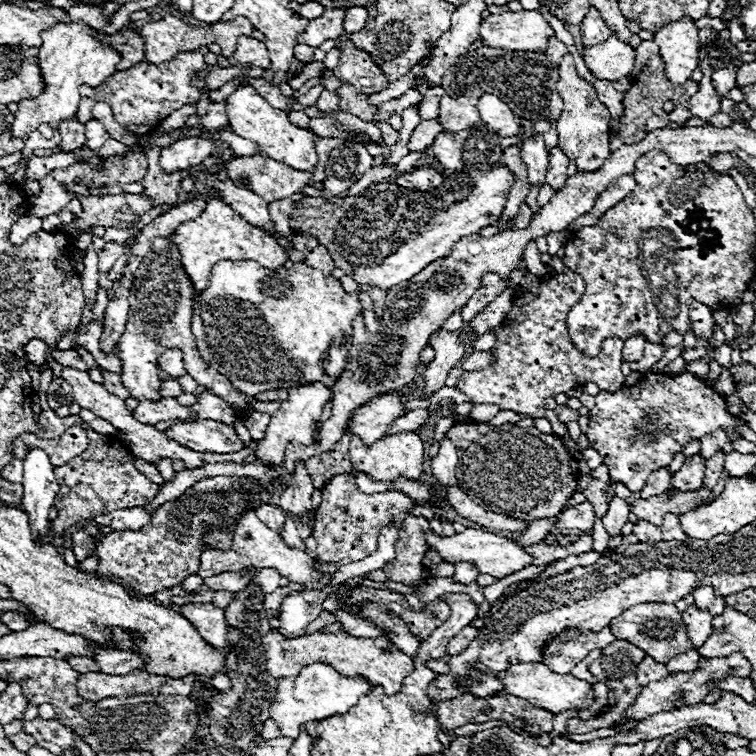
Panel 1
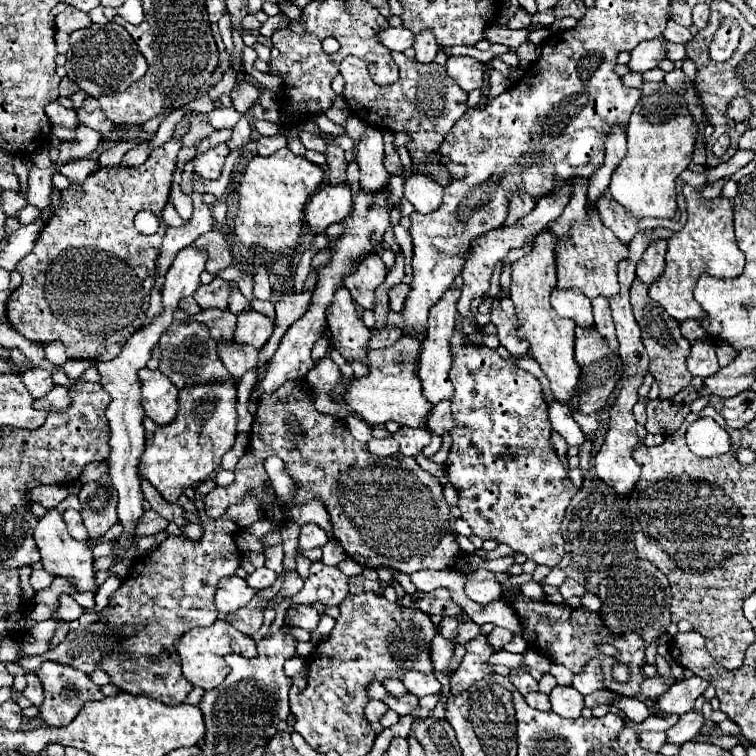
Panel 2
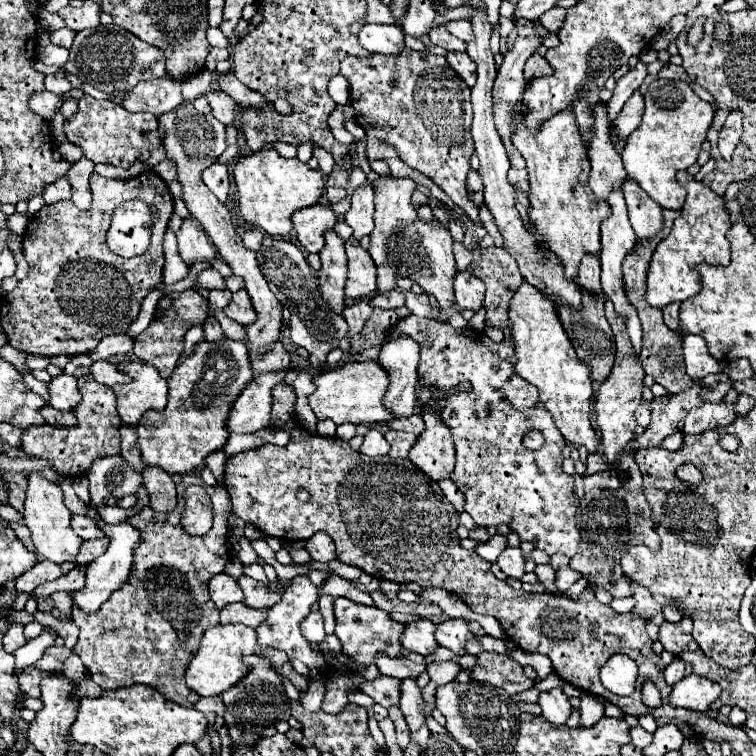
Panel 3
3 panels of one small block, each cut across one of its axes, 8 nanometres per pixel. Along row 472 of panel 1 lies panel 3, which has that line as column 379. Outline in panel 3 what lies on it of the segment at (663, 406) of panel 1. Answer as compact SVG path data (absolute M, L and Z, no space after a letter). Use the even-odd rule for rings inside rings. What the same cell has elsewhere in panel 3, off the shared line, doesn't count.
M336 598L334 600L334 618L336 618L336 636L342 642L342 652L348 654L356 664L364 666L376 660L378 652L386 652L392 658L402 658L400 654L400 632L404 624L390 620L390 614L376 606L352 604L352 600Z

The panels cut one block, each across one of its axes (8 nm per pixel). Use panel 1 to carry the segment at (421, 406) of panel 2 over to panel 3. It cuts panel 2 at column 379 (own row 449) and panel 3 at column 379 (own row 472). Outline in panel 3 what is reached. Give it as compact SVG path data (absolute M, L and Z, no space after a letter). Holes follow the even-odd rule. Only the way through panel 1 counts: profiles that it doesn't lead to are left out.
M376 360L346 362L312 378L316 384L314 394L308 396L308 404L318 420L332 420L334 424L378 424L392 420L392 414L384 408L382 398L388 388L388 374Z

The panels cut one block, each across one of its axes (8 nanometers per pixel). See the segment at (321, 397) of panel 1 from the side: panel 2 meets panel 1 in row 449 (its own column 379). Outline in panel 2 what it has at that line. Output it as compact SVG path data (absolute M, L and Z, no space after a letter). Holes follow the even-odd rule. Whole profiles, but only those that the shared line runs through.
M372 254L368 258L364 258L356 272L344 278L344 286L348 288L352 300L360 306L360 308L374 308L374 292L376 288L384 282L386 278L386 266L380 260L378 254Z

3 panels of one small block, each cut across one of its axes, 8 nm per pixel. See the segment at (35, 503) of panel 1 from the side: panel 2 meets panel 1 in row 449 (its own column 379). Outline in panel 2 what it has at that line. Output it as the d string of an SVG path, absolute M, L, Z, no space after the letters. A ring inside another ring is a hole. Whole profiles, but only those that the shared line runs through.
M386 28L378 34L378 38L386 48L398 50L398 52L404 52L406 48L412 48L412 44L414 44L414 34L406 28Z

